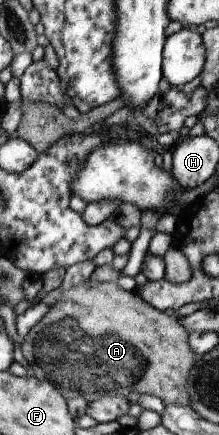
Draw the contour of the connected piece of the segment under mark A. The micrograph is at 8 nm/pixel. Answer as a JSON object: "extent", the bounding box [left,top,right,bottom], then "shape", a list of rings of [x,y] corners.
{"extent":[19,279,197,406],"shape":[[[85,279],[48,307],[19,348],[33,376],[61,391],[65,400],[81,397],[91,402],[103,395],[127,398],[134,392],[155,396],[163,406],[189,406],[185,381],[197,356],[189,349],[187,335],[179,319],[154,309],[133,290],[125,291],[116,282],[91,287]]]}

